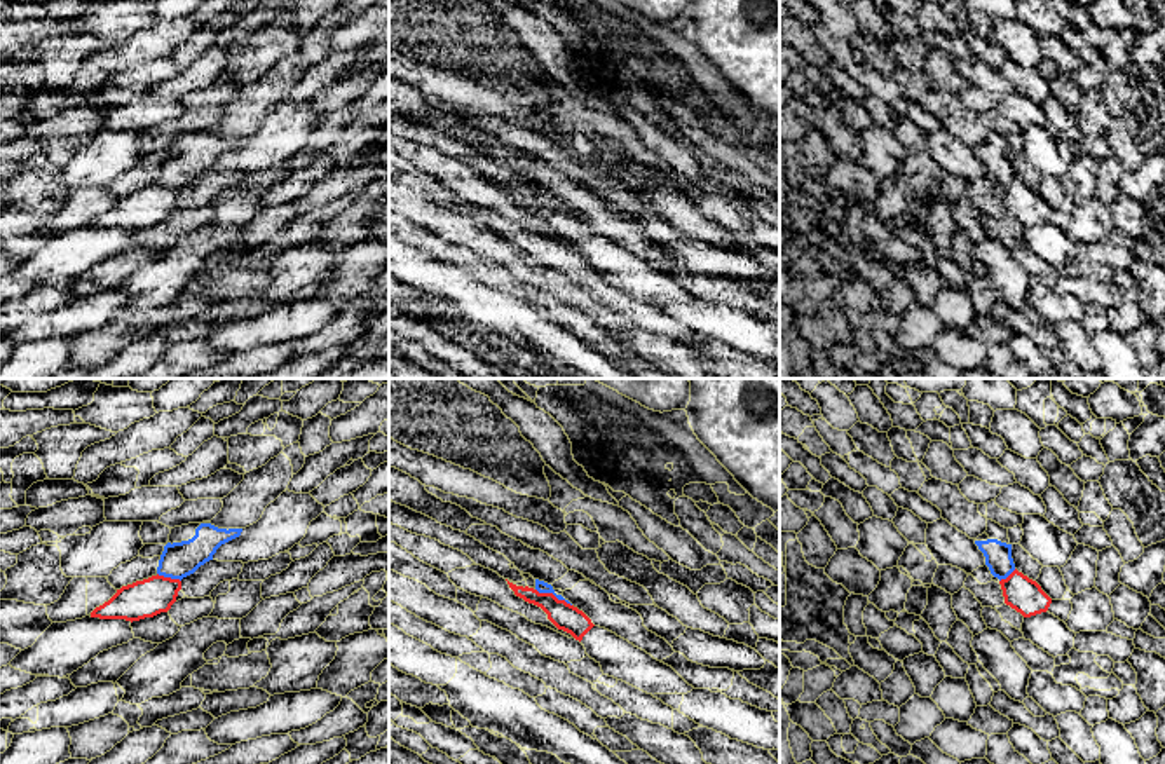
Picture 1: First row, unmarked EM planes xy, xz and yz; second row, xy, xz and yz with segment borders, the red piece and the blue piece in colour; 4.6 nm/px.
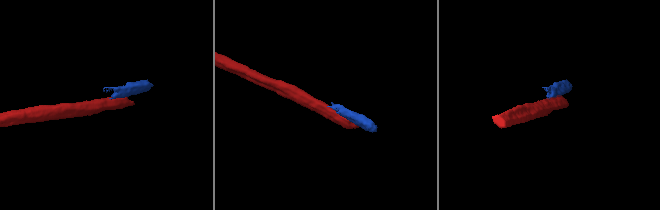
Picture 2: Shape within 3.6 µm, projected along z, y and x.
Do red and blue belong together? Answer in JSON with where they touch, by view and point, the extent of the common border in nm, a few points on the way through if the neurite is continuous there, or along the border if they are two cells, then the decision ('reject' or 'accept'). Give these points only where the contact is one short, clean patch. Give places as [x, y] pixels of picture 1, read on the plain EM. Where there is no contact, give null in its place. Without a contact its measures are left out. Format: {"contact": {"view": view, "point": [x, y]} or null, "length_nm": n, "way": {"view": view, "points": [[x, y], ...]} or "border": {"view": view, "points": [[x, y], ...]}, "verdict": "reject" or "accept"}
{"contact": {"view": "xz", "point": [551, 203]}, "length_nm": 190, "border": {"view": "xz", "points": [[536, 197], [553, 203], [571, 215]]}, "verdict": "reject"}

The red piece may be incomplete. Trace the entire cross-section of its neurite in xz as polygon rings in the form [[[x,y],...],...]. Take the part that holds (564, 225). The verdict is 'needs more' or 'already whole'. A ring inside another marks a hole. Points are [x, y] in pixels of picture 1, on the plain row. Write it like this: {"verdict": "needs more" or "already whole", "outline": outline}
{"verdict": "needs more", "outline": [[[509,190],[508,194],[516,206],[541,216],[558,239],[579,249],[586,263],[602,276],[603,284],[623,290],[652,305],[687,304],[694,298],[671,276],[654,269],[616,242],[595,235],[582,220],[565,209],[558,209],[553,202],[539,202],[534,197],[516,195]]]}

